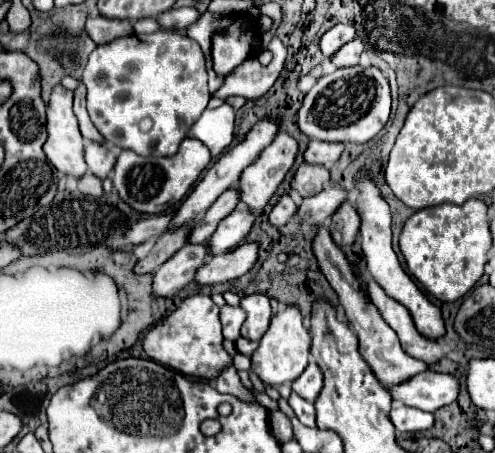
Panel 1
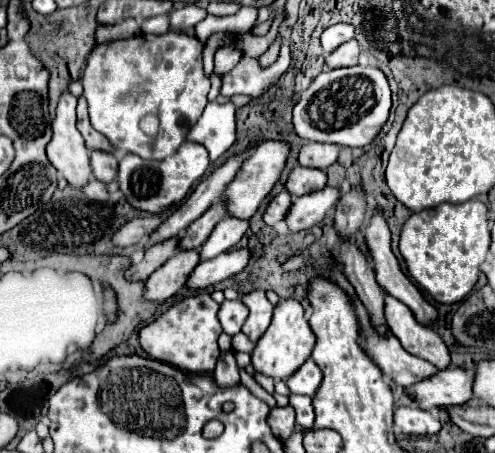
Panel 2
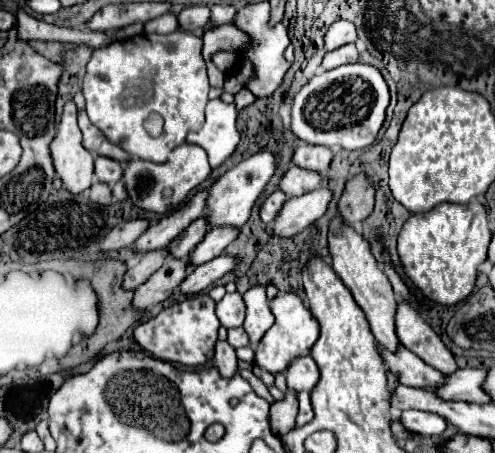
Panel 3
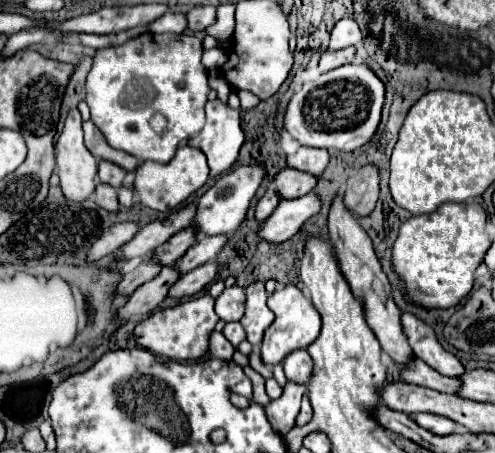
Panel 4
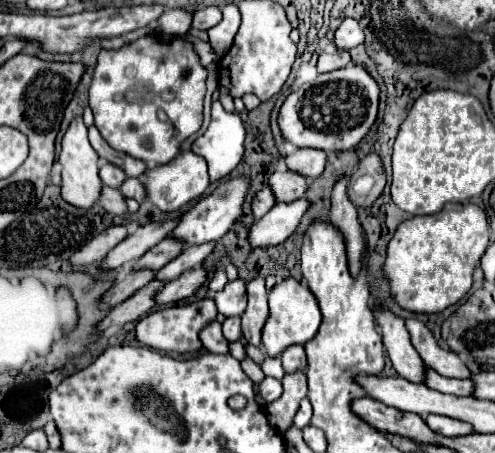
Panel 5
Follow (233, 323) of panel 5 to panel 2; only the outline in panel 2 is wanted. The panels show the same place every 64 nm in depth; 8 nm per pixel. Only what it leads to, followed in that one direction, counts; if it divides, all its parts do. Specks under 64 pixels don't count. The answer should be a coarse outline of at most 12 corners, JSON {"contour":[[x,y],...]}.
{"contour":[[242,332],[232,338],[232,348],[236,352],[254,350],[254,342]]}

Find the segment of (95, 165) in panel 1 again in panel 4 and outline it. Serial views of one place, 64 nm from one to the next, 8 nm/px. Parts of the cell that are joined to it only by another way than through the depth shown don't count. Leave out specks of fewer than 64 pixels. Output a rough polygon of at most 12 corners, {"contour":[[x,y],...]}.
{"contour":[[98,162],[100,182],[118,188],[126,170],[114,162]]}

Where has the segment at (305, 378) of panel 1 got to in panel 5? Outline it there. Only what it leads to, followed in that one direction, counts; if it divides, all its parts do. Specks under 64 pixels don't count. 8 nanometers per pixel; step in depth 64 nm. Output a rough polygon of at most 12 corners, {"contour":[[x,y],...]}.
{"contour":[[296,344],[286,348],[282,366],[286,374],[304,372],[306,352]]}

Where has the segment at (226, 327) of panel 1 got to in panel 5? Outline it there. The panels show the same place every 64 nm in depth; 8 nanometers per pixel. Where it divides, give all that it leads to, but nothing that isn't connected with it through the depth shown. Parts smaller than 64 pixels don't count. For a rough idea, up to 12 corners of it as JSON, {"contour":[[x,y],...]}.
{"contour":[[242,280],[228,282],[214,296],[224,318],[242,316],[246,286]]}

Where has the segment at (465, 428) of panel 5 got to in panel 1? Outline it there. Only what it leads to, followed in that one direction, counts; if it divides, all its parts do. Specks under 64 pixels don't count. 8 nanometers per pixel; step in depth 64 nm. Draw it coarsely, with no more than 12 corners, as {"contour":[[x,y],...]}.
{"contour":[[404,404],[392,406],[388,418],[398,432],[434,426],[434,416]]}

